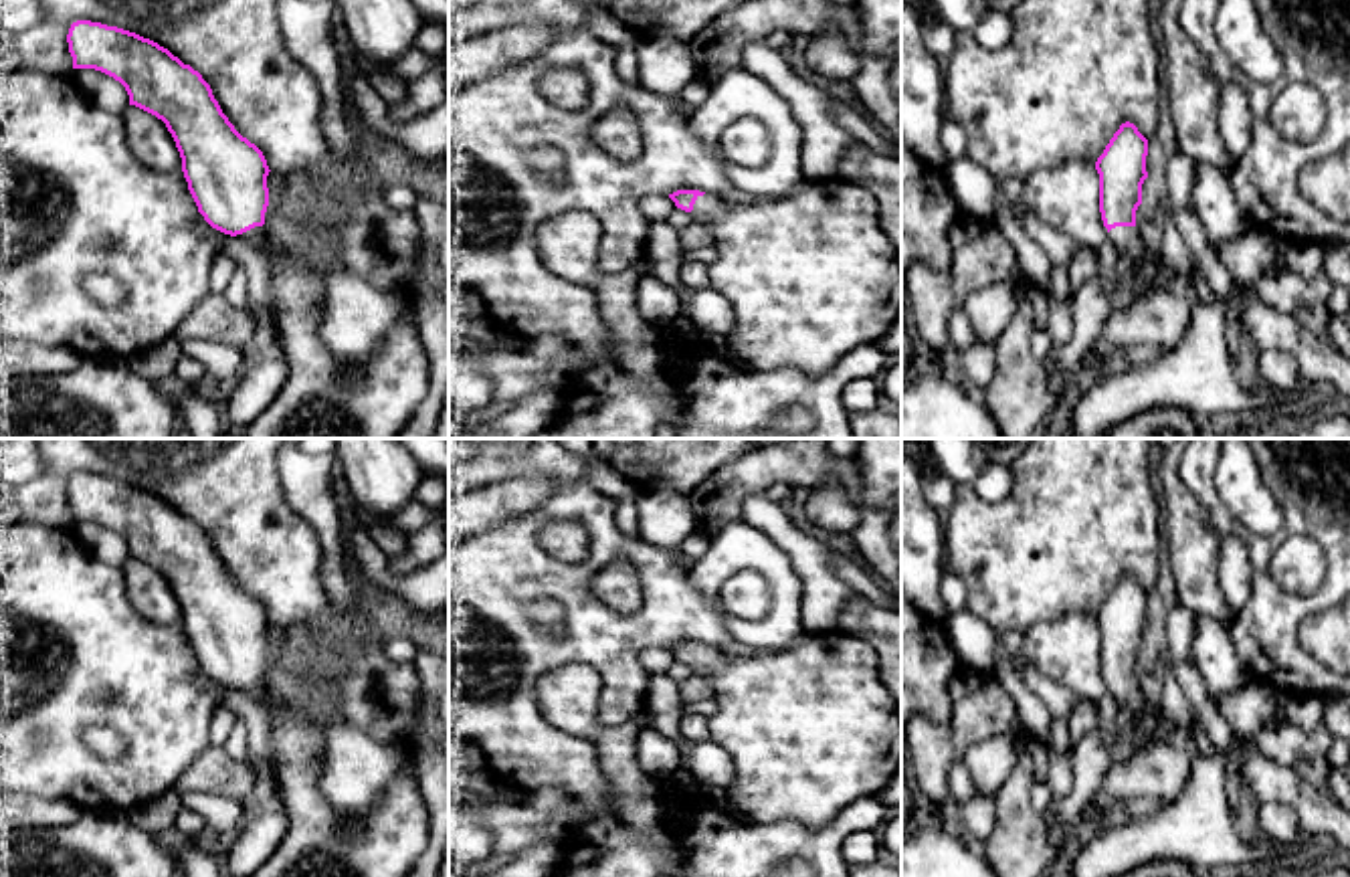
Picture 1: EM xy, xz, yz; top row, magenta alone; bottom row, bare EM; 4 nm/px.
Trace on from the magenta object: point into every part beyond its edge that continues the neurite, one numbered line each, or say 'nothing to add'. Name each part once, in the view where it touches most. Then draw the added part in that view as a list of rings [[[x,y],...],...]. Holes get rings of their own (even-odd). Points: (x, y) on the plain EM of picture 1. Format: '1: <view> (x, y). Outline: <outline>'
1: yz (1150, 724). Outline: [[[1116,679],[1107,685],[1120,707],[1130,711],[1130,725],[1138,732],[1136,748],[1150,740],[1168,740],[1176,727],[1160,707],[1150,707],[1138,679]]]

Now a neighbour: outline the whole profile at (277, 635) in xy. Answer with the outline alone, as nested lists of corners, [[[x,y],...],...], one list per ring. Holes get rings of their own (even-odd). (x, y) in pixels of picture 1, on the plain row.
[[[273,622],[269,624],[269,628],[267,628],[269,659],[267,659],[265,677],[263,677],[265,685],[269,685],[271,677],[273,677],[273,671],[277,667],[277,657],[283,651],[287,637],[289,637],[289,626],[281,626],[281,624],[273,624]]]

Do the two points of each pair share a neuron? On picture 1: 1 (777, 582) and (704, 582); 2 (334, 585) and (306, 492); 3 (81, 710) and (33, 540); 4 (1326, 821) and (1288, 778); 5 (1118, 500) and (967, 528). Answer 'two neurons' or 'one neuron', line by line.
1: one neuron
2: one neuron
3: one neuron
4: one neuron
5: one neuron

